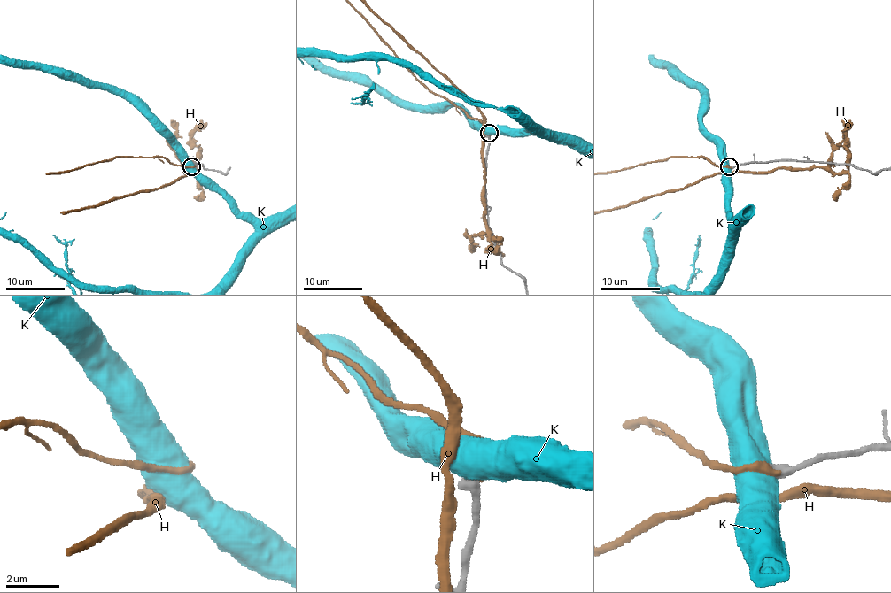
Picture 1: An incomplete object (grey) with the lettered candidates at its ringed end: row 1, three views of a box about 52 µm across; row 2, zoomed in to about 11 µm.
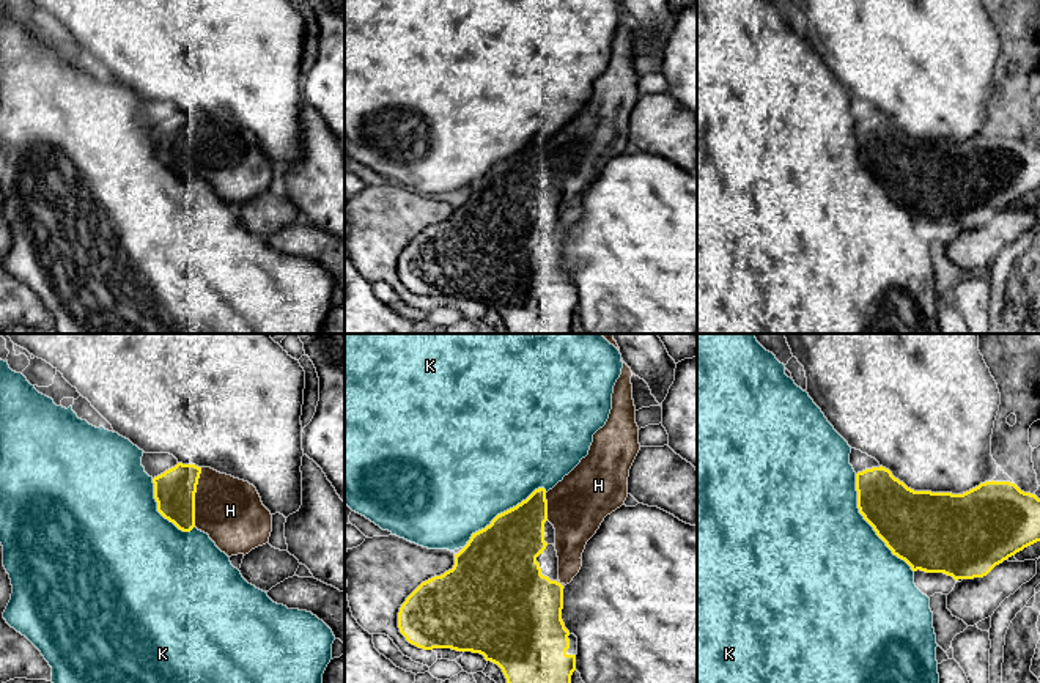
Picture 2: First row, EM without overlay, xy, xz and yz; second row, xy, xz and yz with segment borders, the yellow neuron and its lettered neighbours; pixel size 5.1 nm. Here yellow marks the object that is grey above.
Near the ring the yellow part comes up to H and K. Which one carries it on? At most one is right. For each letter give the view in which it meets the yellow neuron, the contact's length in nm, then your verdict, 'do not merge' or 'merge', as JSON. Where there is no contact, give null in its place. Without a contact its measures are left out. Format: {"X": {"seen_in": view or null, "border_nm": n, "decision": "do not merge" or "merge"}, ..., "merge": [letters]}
{"H": {"seen_in": "xy", "border_nm": 300, "decision": "merge"}, "K": {"seen_in": "yz", "border_nm": 600, "decision": "do not merge"}, "merge": ["H"]}

